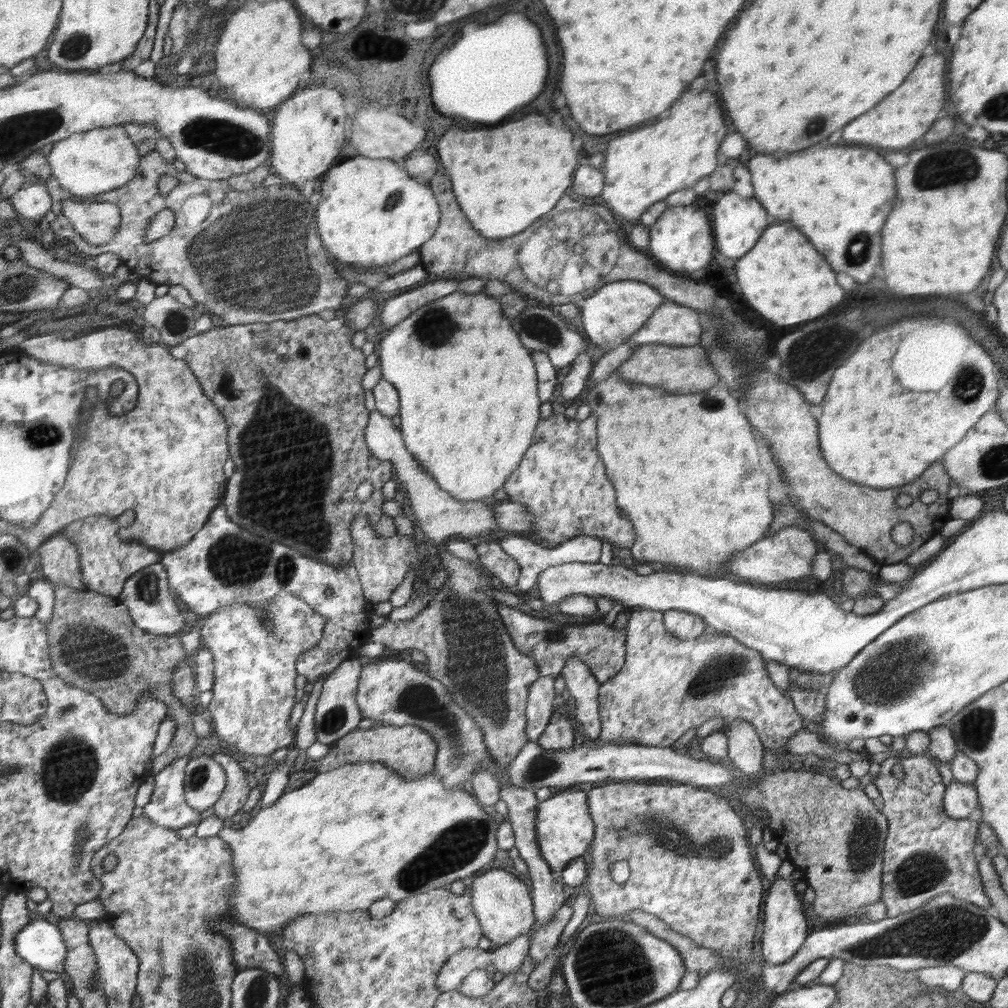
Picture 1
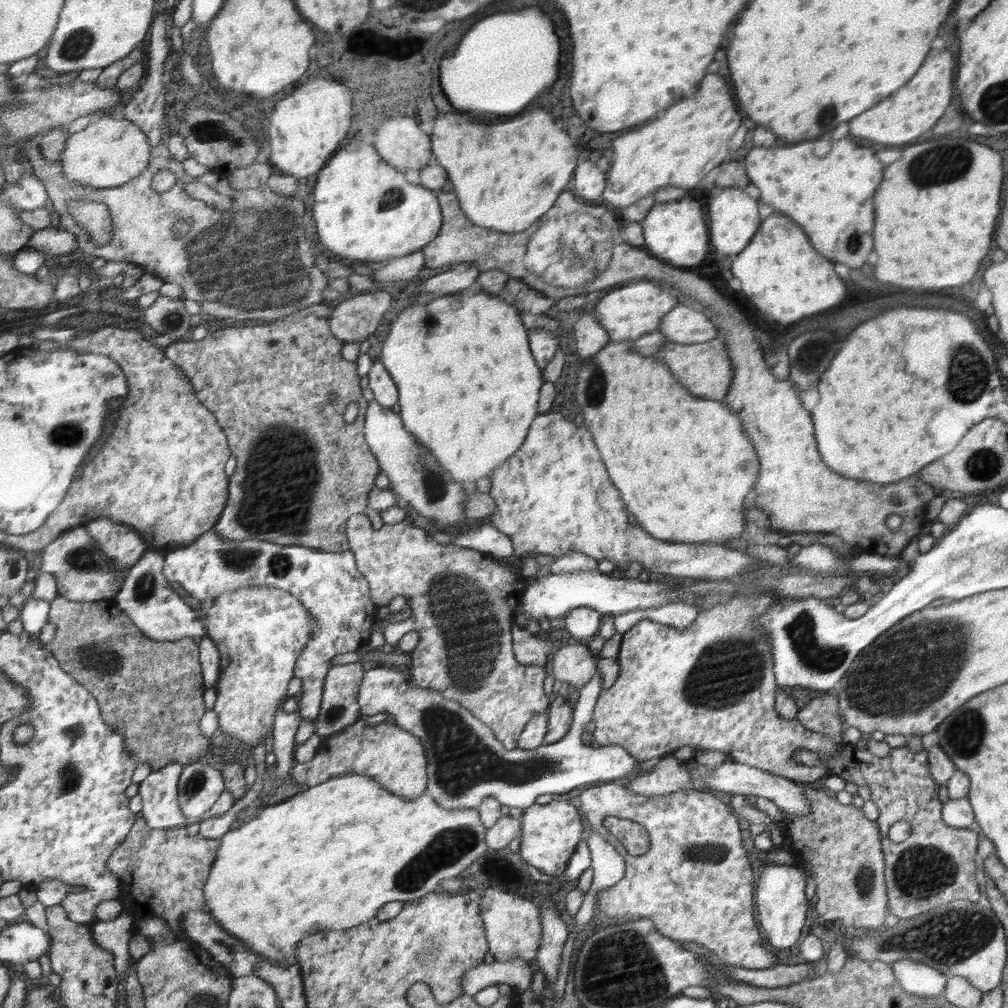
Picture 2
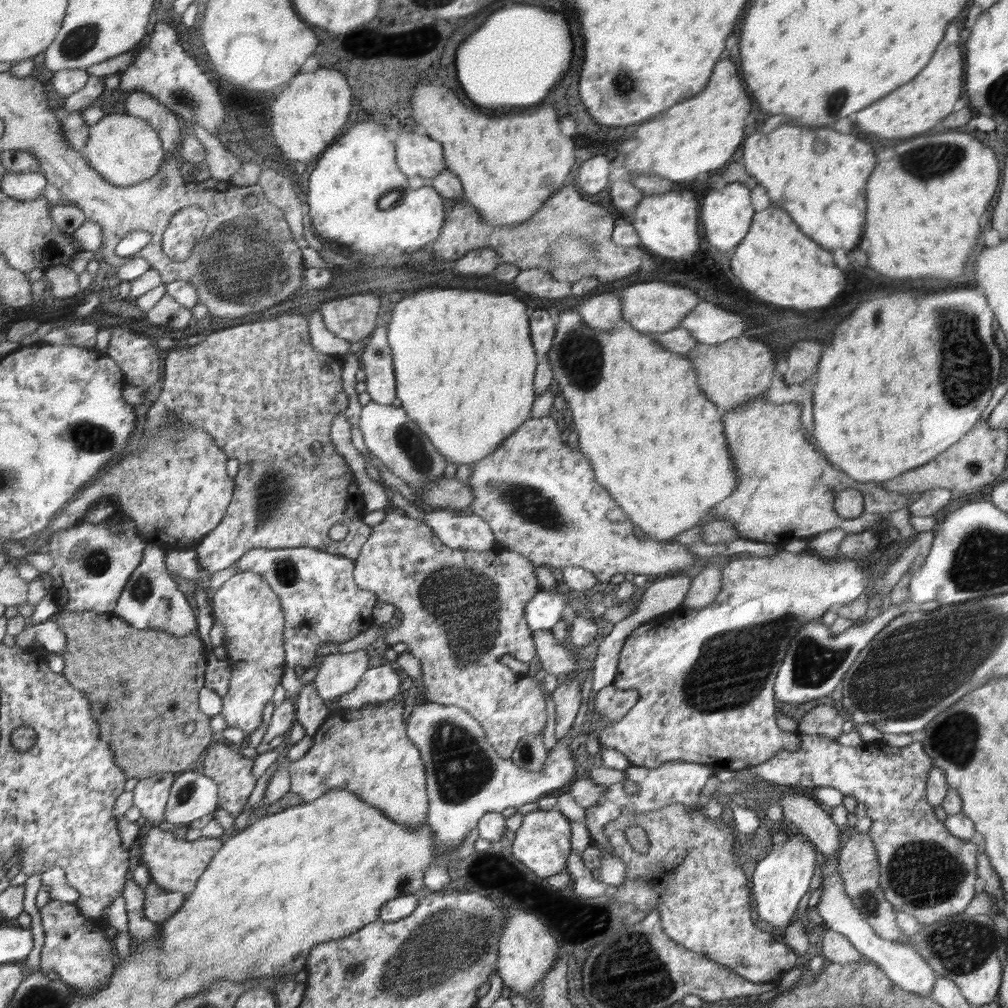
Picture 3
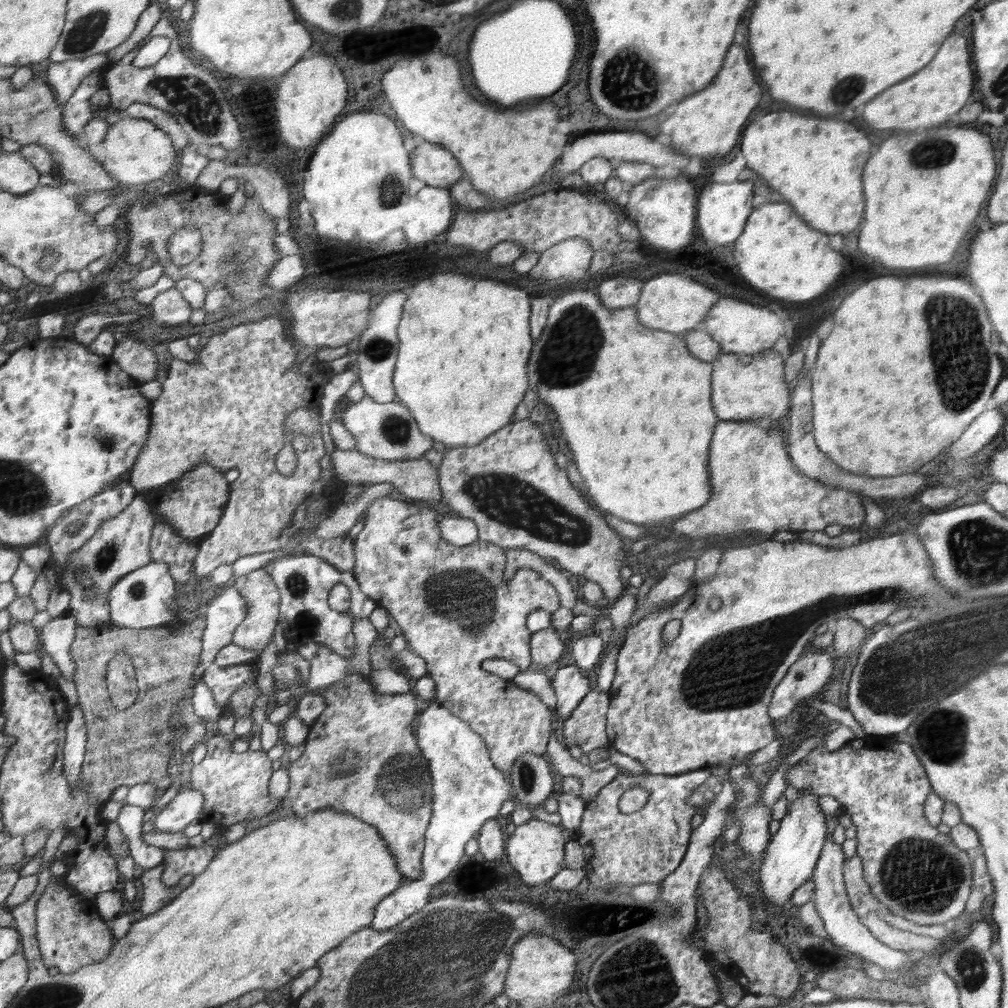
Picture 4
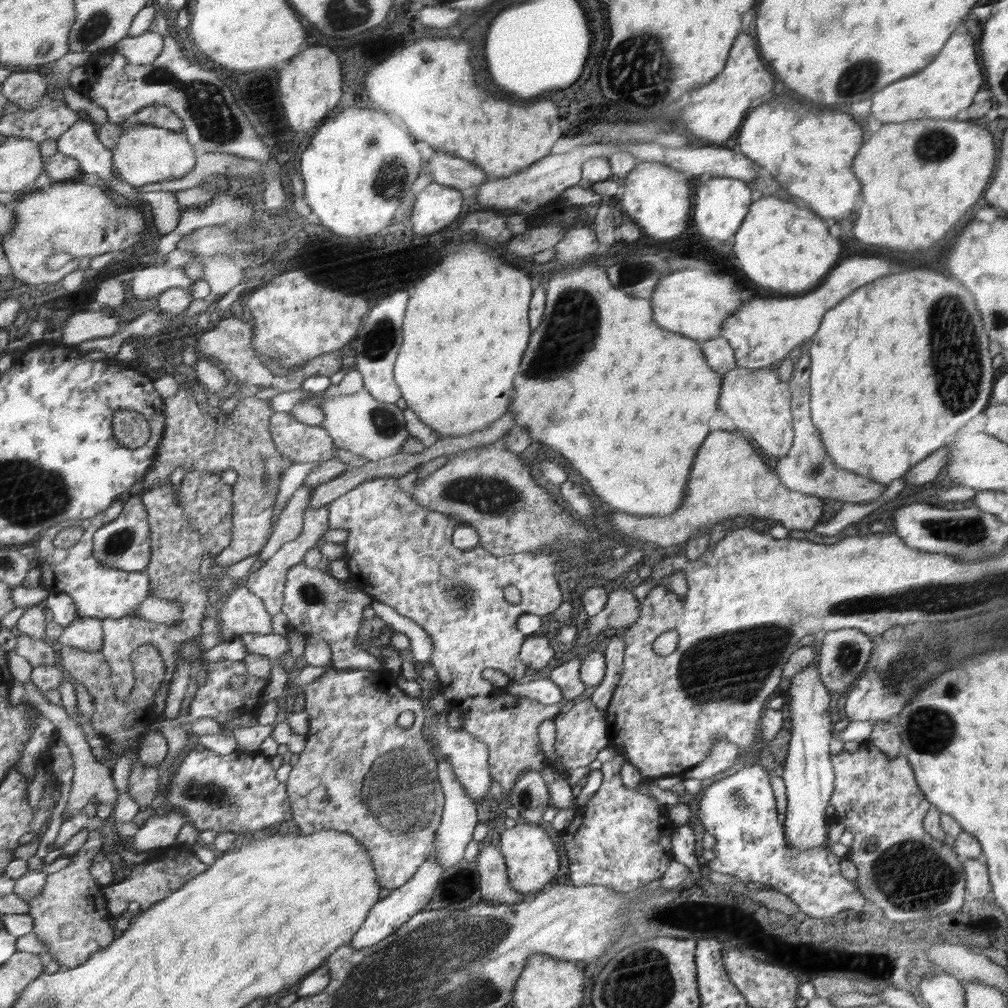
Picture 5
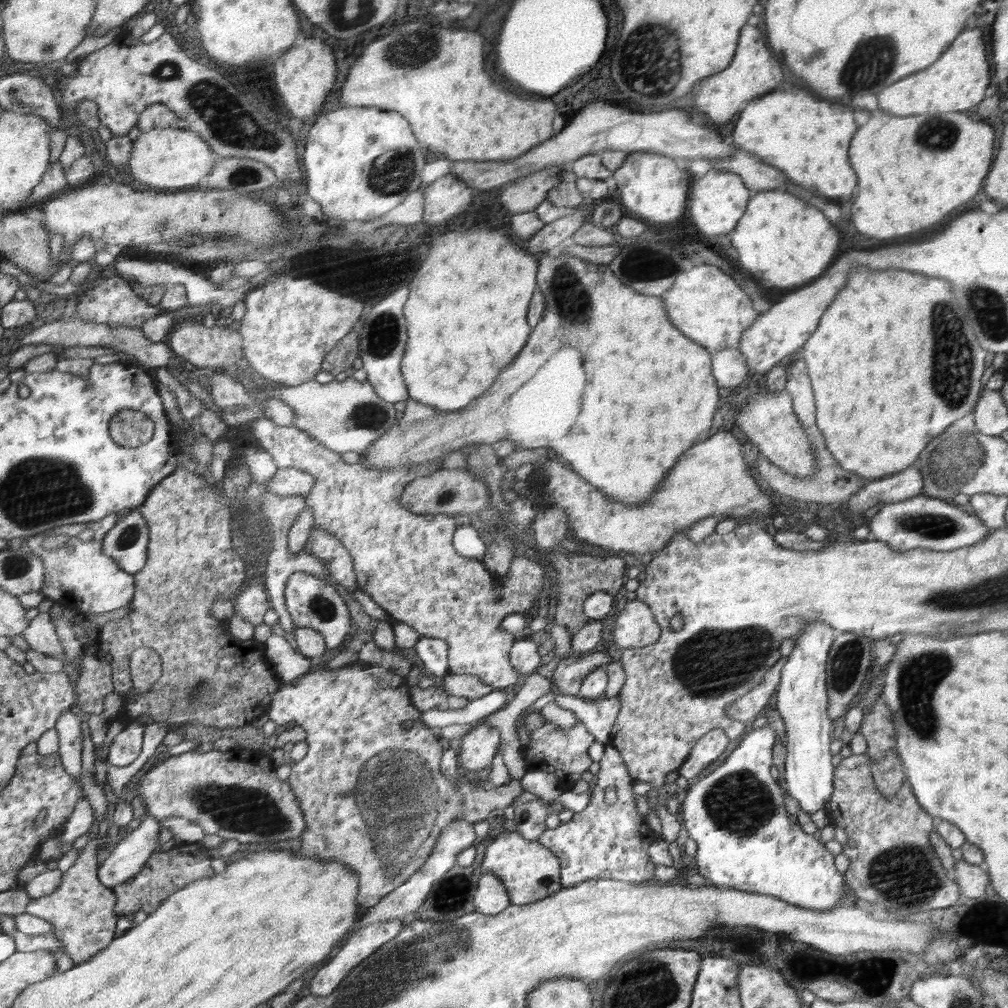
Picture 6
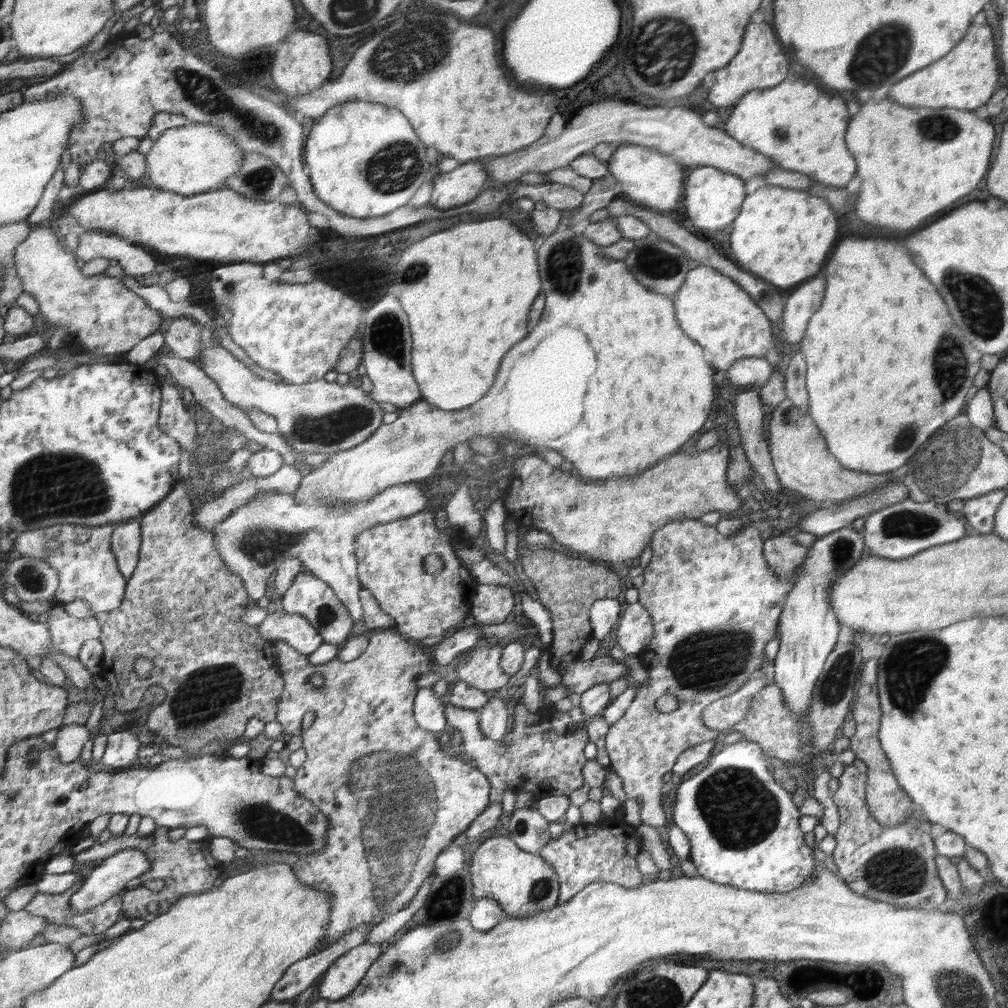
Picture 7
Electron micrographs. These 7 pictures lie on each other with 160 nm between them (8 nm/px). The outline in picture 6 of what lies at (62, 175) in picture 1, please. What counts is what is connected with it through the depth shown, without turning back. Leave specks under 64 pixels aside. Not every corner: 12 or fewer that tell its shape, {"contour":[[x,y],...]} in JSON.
{"contour":[[192,129],[141,133],[128,165],[168,191],[201,186],[217,157]]}

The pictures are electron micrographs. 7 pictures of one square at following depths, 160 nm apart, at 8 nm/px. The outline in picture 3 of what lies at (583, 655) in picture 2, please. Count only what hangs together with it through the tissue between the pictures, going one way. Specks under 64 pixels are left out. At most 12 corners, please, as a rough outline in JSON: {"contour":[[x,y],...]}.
{"contour":[[534,630],[542,672],[574,672],[578,662],[548,630]]}

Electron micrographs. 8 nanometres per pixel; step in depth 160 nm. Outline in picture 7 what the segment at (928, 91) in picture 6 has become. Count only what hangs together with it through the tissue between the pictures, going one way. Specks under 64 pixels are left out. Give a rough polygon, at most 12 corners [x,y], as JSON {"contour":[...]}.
{"contour":[[986,24],[894,84],[898,104],[972,111],[998,80]]}

